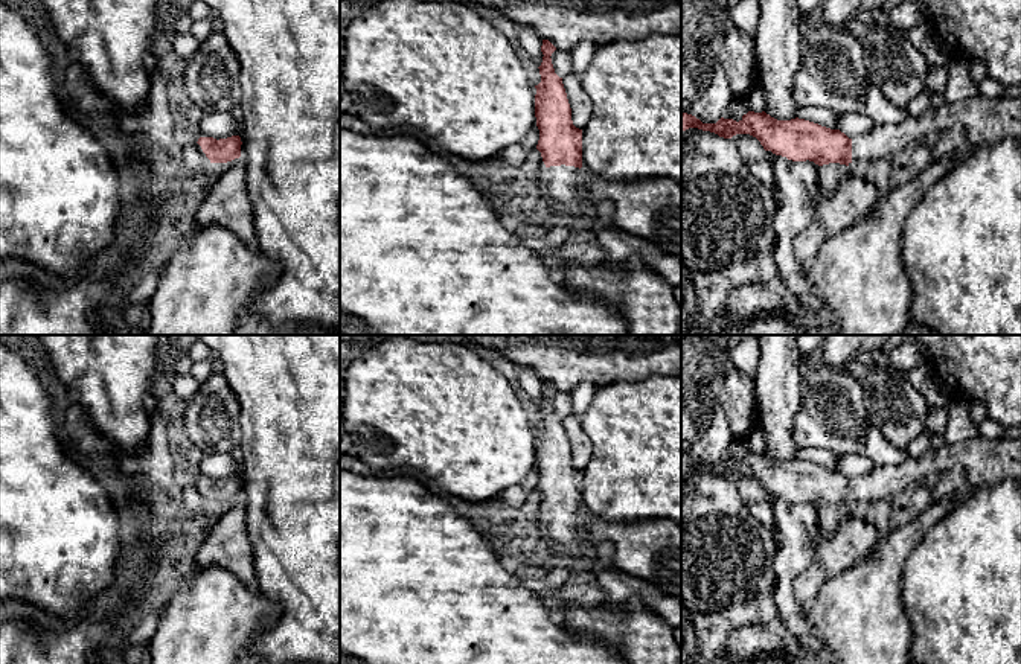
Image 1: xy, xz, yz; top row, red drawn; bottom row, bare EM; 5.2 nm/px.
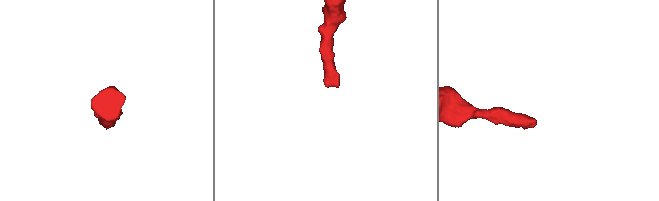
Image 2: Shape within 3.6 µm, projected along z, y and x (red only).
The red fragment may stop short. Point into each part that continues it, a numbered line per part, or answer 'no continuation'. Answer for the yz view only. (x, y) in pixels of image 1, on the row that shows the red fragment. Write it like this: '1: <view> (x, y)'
1: yz (986, 121)

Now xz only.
1: xz (560, 192)

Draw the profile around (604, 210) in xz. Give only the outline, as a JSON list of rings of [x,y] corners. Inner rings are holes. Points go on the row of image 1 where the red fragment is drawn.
[[[605,200],[593,206],[594,219],[613,225],[614,207],[613,203]]]

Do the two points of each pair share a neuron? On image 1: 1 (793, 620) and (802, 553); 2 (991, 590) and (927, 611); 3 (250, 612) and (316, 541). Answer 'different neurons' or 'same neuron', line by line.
1: same neuron
2: same neuron
3: different neurons

